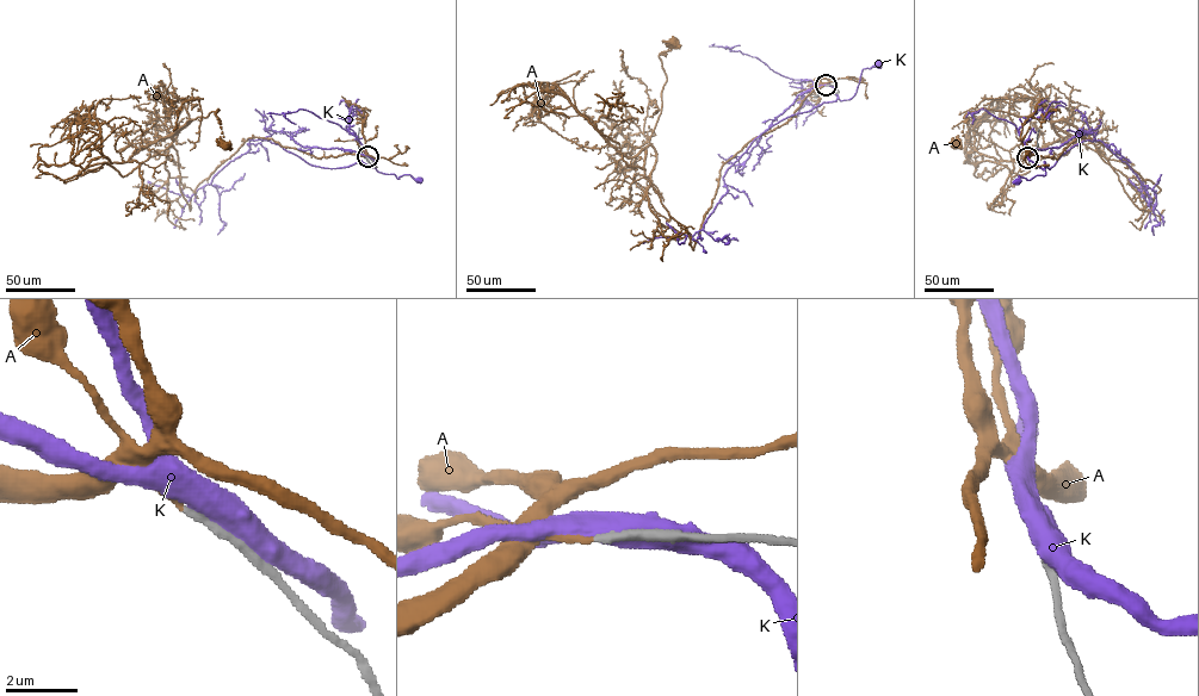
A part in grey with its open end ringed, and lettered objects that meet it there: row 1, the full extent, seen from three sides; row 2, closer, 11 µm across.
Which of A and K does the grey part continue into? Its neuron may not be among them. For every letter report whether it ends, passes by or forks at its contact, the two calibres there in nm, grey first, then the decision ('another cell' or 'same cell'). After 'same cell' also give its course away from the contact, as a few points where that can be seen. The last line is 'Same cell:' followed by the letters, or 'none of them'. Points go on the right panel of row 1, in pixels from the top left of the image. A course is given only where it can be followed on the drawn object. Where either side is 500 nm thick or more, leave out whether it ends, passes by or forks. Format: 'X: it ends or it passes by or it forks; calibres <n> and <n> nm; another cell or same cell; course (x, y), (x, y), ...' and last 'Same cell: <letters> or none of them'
A: it ends; calibres 240 and 160 nm; same cell; course (1027, 157), (1091, 138), (1161, 191), (1139, 209), (1098, 153), (1033, 116), (970, 111), (956, 143)
K: calibres 280 and 600 nm; another cell
Same cell: A

